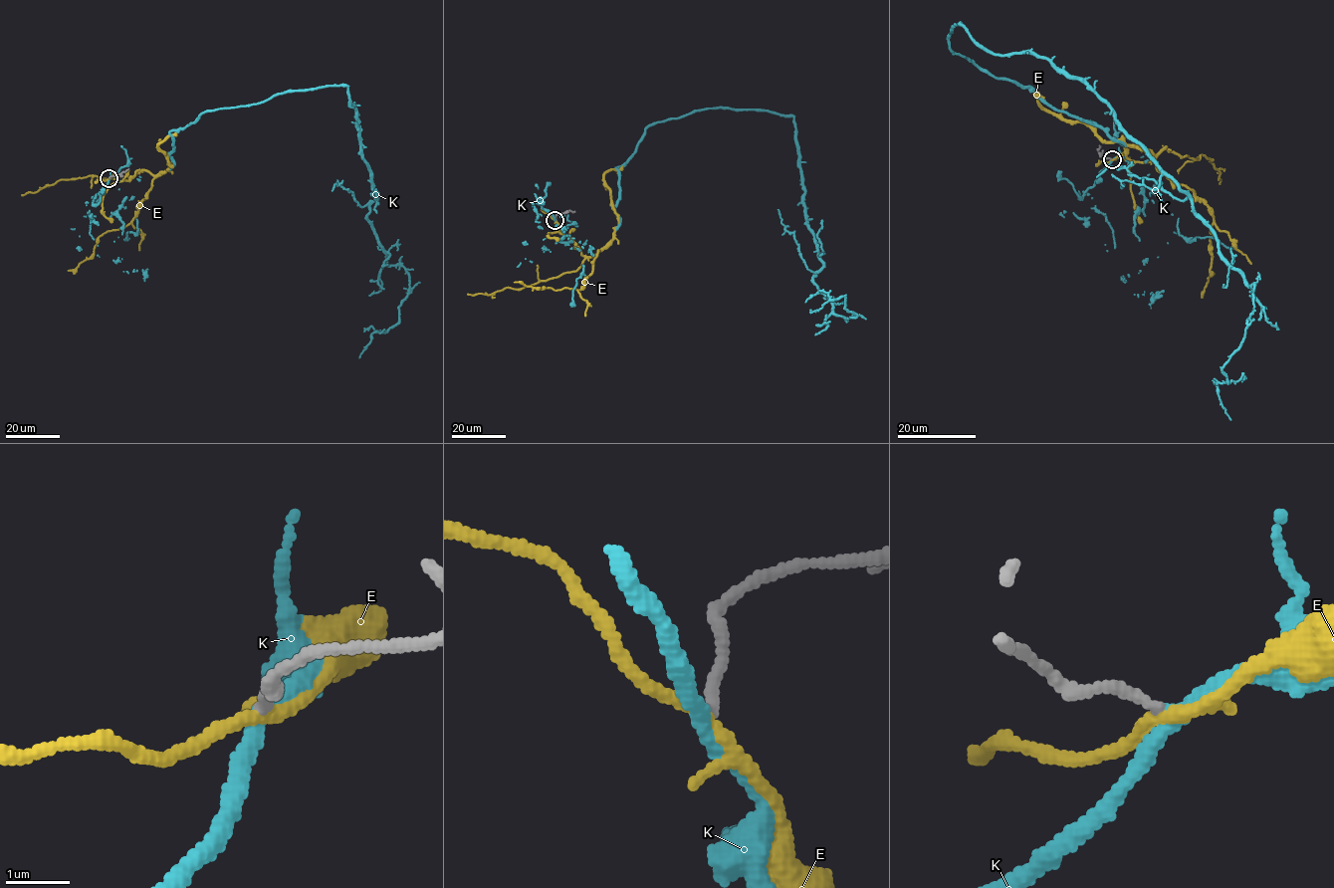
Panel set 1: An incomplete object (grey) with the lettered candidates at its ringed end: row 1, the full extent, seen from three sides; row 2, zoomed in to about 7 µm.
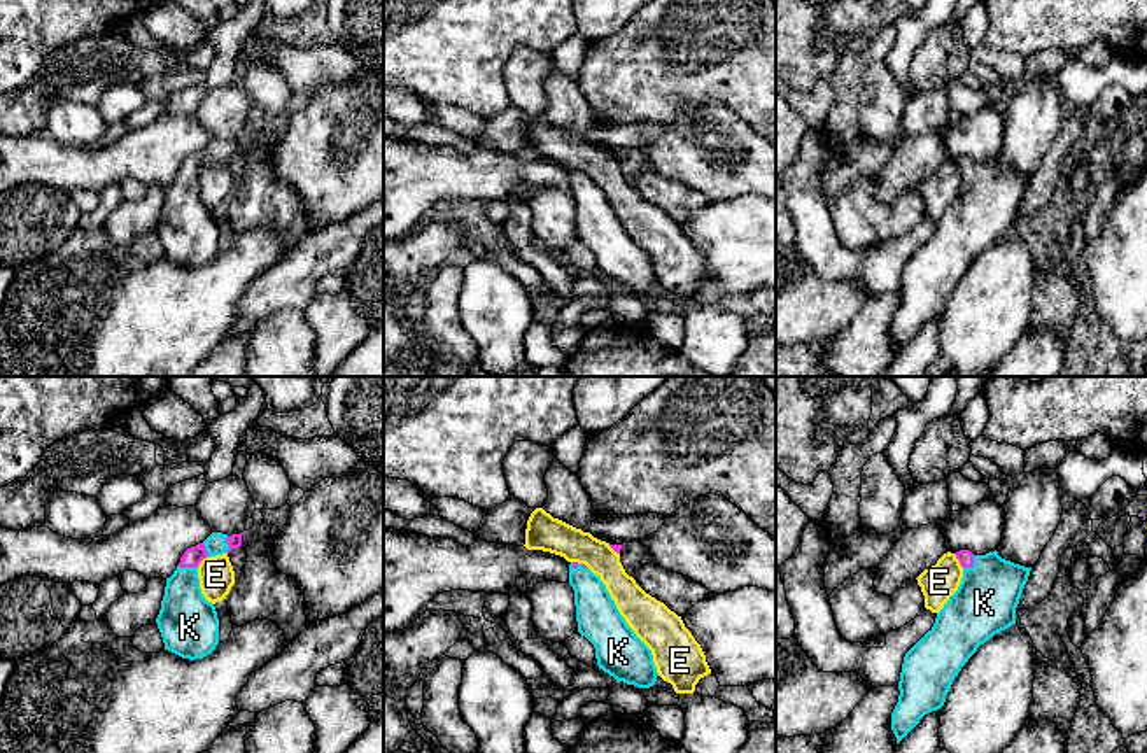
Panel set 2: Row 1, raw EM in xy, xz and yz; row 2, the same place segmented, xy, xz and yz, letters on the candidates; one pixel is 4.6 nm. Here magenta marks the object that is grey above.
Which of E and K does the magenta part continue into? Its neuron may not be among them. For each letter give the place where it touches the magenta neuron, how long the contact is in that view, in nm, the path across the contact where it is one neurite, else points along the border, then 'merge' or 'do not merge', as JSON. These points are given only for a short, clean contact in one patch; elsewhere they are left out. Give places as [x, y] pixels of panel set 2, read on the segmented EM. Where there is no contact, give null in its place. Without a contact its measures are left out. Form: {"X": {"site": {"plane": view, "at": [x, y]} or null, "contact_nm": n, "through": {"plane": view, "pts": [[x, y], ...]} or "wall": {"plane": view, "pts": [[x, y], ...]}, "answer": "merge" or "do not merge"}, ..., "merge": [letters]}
{"E": {"site": {"plane": "yz", "at": [958, 559]}, "contact_nm": 80, "wall": {"plane": "yz", "pts": [[953, 554], [962, 568]]}, "answer": "do not merge"}, "K": {"site": {"plane": "yz", "at": [972, 564]}, "contact_nm": 80, "through": {"plane": "yz", "pts": [[965, 557], [972, 564], [985, 577], [985, 603]]}, "answer": "merge"}, "merge": ["K"]}

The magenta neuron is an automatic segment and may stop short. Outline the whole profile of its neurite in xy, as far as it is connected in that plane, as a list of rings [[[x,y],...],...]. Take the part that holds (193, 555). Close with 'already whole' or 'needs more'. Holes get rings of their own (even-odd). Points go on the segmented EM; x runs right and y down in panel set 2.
[[[212,532],[203,543],[180,557],[173,574],[166,578],[161,609],[156,618],[165,650],[189,660],[203,658],[219,644],[215,606],[200,588],[198,566],[207,557],[229,553],[242,546],[242,534]]] | needs more

